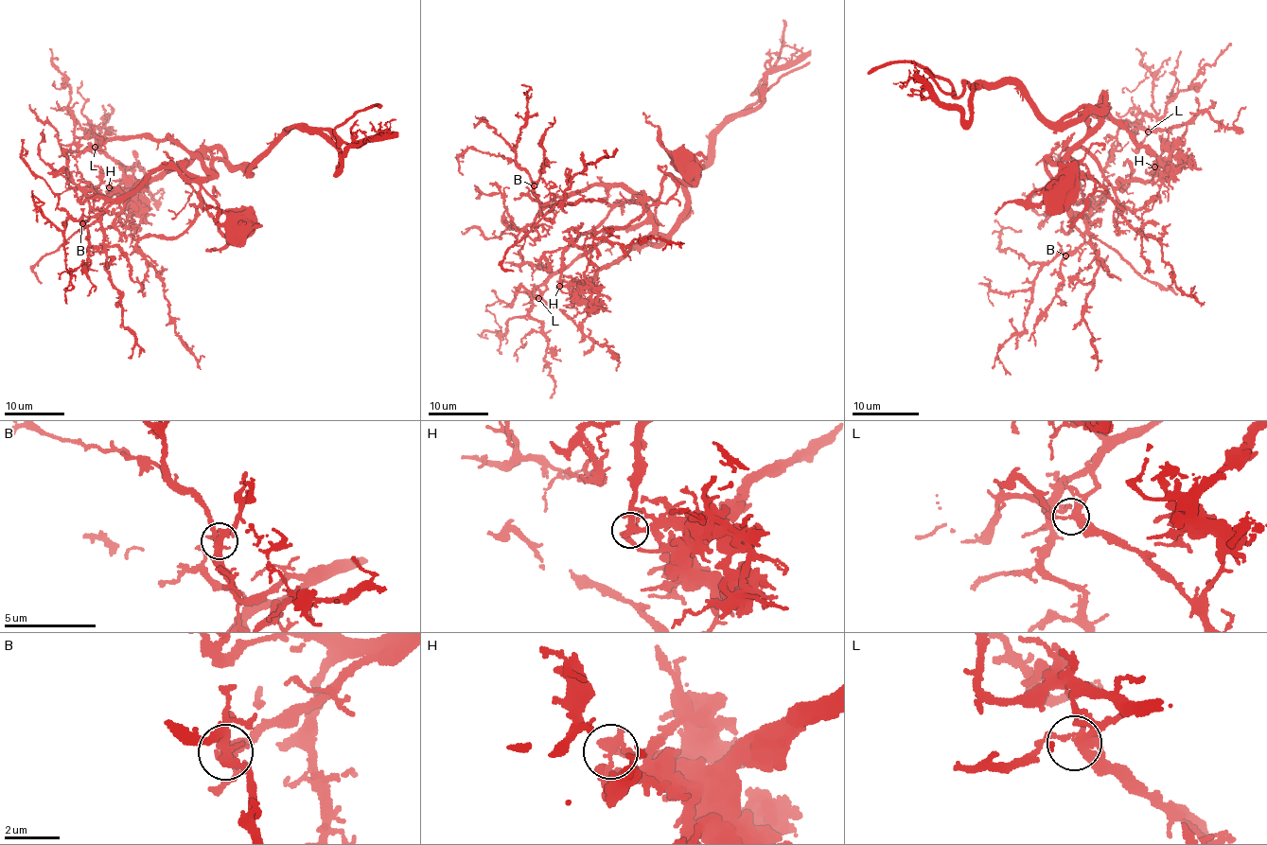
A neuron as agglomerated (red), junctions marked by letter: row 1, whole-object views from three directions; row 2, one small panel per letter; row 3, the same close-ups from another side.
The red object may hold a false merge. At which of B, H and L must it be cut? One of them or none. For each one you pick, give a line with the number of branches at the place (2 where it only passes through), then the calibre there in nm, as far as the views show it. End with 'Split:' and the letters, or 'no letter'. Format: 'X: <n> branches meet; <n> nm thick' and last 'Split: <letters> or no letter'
H: 4 branches meet; 280 nm thick
Split: H

